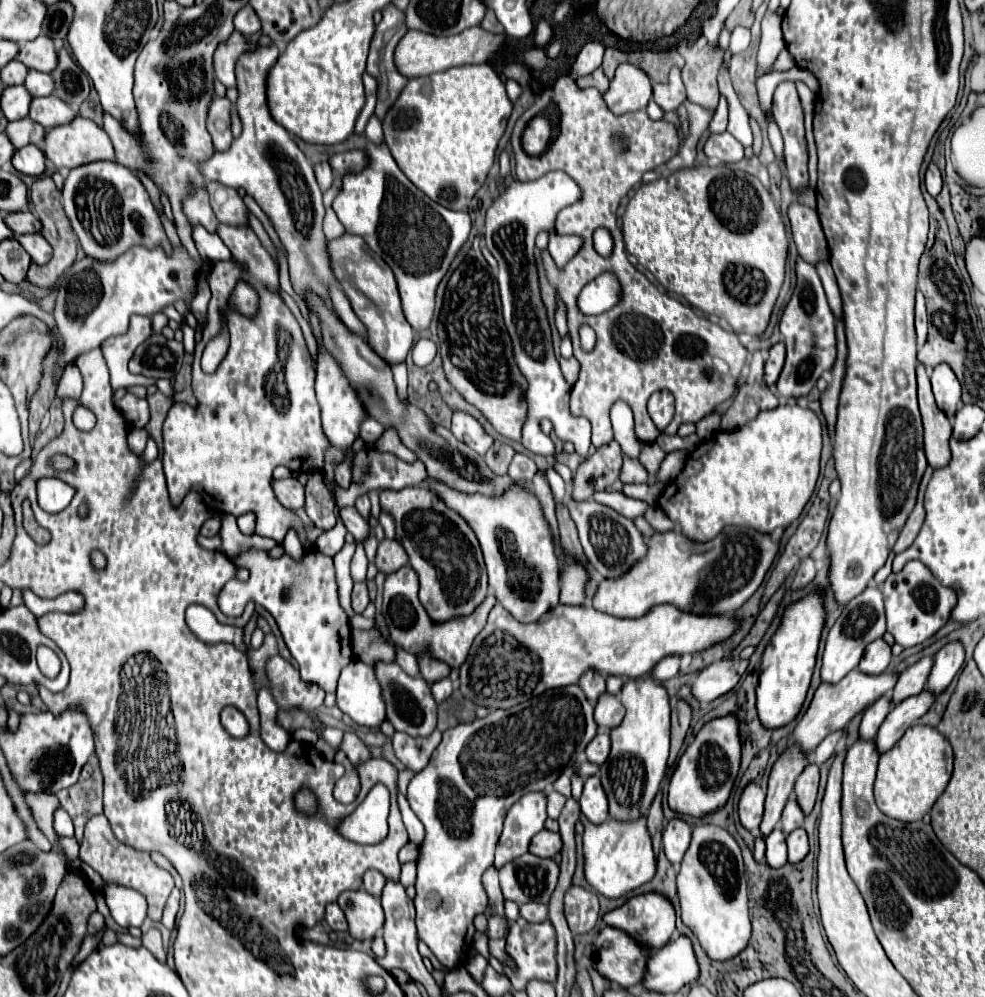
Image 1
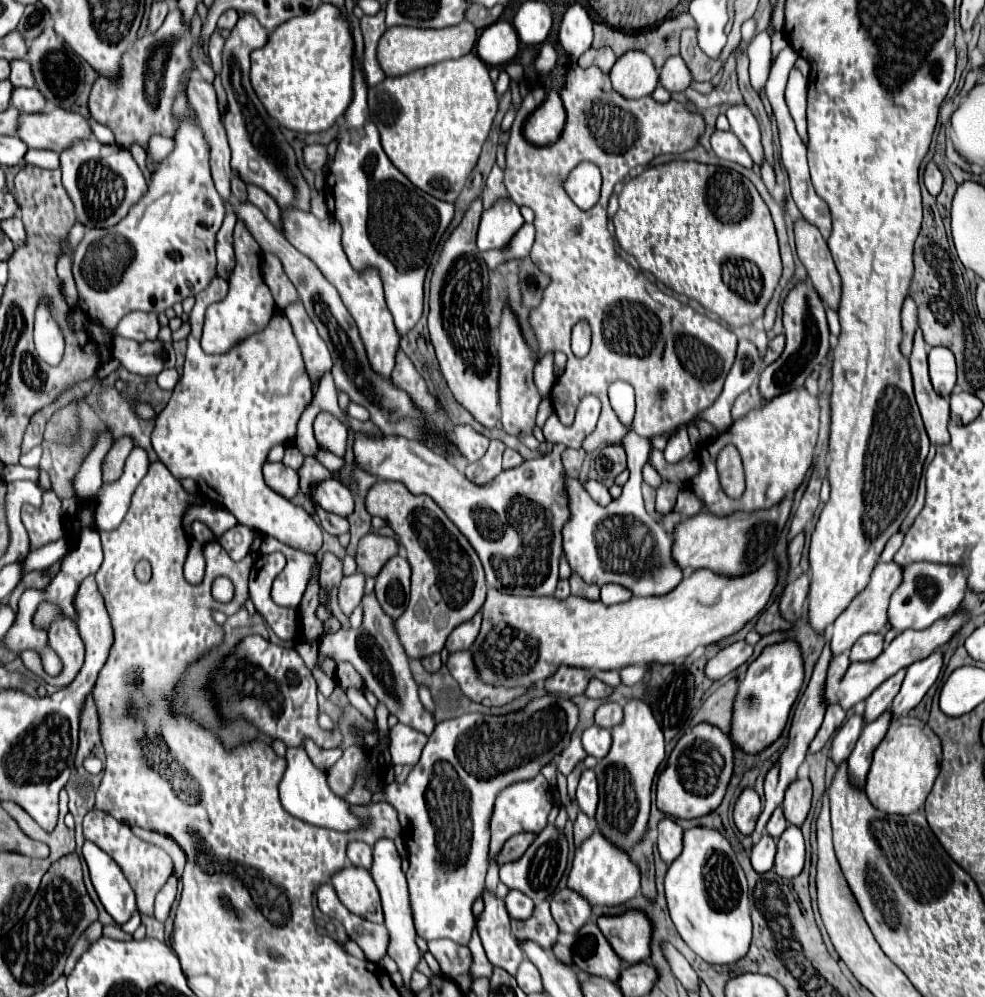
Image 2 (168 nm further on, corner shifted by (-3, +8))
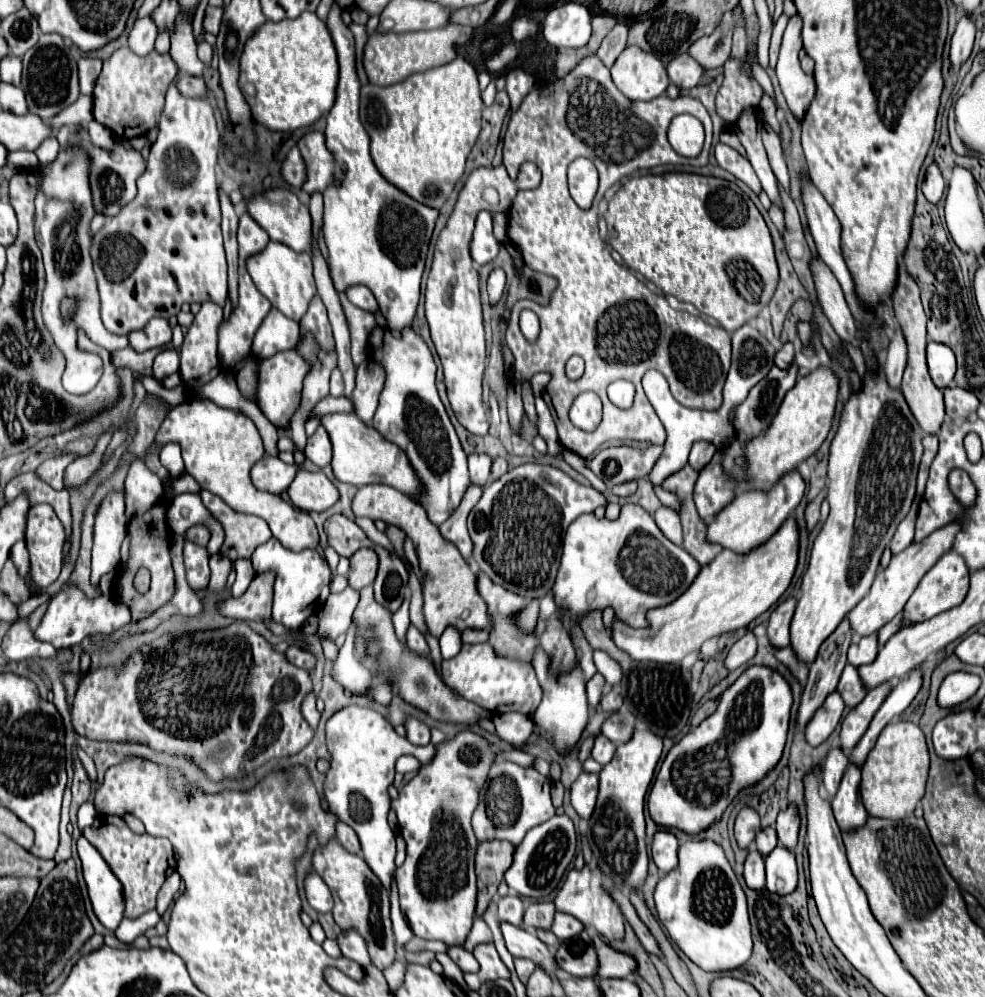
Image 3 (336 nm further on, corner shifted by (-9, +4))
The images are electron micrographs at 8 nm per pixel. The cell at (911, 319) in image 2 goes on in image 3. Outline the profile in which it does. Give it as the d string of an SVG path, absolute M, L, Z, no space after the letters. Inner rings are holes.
M897 327L895 333L891 335L891 343L887 347L887 355L885 355L885 363L883 363L887 381L893 387L901 385L905 365L907 365L907 343L905 343L905 335L903 335L901 327Z

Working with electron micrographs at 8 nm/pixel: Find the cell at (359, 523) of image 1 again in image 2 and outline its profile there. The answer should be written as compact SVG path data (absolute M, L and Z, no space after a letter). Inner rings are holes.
M329 477L311 485L311 499L315 505L323 507L325 511L337 513L341 517L347 517L353 511L351 491L335 477Z

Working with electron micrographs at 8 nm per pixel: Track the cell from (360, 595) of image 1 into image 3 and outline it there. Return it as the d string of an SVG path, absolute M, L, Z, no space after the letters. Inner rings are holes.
M347 587L345 591L331 595L325 601L325 605L321 605L321 609L319 609L321 621L319 621L317 637L327 635L327 637L335 639L341 633L345 633L353 621L353 613L359 605L359 597L361 597L361 593L353 587Z

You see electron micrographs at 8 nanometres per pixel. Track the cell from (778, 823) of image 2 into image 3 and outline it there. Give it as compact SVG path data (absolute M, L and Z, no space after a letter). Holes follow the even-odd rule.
M765 827L759 835L757 835L757 849L767 855L777 847L777 831L775 827Z

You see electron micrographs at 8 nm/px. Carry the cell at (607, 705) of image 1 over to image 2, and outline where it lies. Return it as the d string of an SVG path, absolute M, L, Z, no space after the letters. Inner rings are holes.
M603 703L595 711L595 725L603 727L603 729L613 729L621 721L623 721L623 709L617 703Z

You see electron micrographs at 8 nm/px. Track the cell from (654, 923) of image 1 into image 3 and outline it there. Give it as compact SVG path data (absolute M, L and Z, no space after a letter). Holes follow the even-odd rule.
M595 935L593 937L593 945L597 945L597 955L601 957L601 969L597 973L595 979L599 977L615 977L615 979L621 979L621 977L629 977L637 971L637 961L633 955L629 953L623 953L623 951L617 951L613 949L611 945L607 945L603 941L601 935Z

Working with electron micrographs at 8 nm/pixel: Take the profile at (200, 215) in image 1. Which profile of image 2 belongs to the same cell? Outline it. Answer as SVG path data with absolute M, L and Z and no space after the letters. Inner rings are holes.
M177 91L173 119L177 123L177 131L173 135L175 147L165 159L155 163L147 193L129 209L127 217L123 217L119 225L113 225L111 229L87 229L75 249L73 277L79 291L79 307L85 315L93 315L95 325L105 329L115 329L115 325L131 311L163 313L175 303L201 293L217 277L215 233L223 223L225 205L213 185L207 141L185 91Z

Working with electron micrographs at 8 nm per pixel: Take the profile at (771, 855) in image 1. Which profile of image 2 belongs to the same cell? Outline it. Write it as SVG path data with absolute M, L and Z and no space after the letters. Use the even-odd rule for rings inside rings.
M763 835L751 849L751 867L757 873L765 873L773 867L773 857L775 857L775 841Z

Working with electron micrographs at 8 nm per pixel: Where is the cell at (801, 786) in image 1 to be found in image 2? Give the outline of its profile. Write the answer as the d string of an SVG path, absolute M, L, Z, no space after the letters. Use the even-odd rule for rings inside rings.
M801 779L791 783L783 799L783 815L787 823L801 827L801 823L809 813L809 807L811 807L811 781Z

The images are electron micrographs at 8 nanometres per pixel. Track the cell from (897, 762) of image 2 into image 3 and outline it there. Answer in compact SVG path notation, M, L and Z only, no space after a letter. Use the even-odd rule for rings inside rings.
M893 721L879 735L875 747L863 763L861 797L869 815L885 819L905 819L913 815L925 795L929 777L929 749L919 725L911 721Z

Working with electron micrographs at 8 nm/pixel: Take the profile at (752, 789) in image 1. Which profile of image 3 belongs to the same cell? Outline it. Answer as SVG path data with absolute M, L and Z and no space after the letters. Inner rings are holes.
M743 807L735 819L735 837L739 847L749 847L749 843L755 839L755 835L761 831L759 813L753 807Z

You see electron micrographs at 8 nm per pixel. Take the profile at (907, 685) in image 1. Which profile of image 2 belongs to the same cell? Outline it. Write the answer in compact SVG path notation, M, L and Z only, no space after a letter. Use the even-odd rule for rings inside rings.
M905 669L891 675L887 681L883 681L883 685L879 685L879 689L875 689L875 693L871 693L871 697L867 697L865 713L863 713L863 723L865 725L875 721L883 711L889 709L895 693L899 691L899 685L901 685L903 677L905 677Z

